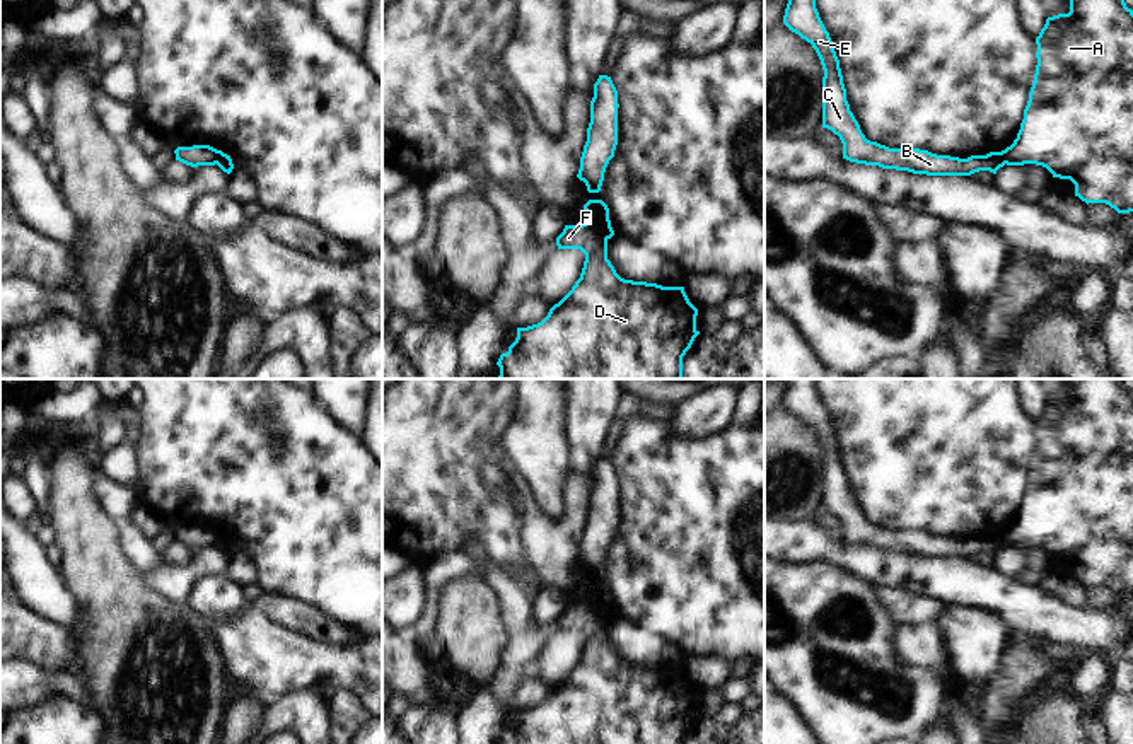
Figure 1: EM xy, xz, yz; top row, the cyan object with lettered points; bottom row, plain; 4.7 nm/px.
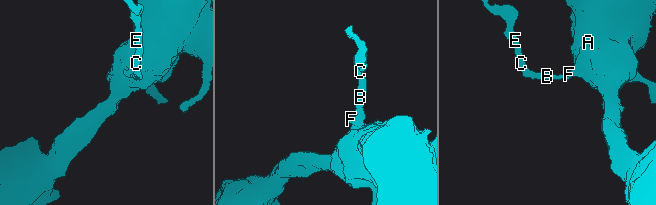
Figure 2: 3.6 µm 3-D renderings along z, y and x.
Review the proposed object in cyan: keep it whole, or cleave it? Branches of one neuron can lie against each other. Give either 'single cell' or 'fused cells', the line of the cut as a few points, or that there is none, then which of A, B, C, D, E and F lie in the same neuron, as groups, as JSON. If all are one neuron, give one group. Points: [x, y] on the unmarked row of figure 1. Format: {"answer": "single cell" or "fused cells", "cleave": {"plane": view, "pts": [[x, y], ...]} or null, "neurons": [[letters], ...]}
{"answer": "fused cells", "cleave": {"plane": "xz", "pts": [[587, 603], [606, 621]]}, "neurons": [["A", "D", "F"], ["B", "C", "E"]]}

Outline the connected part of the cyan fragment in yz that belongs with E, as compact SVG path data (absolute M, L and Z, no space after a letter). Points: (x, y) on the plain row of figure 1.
M788 379L783 406L811 425L821 442L824 452L822 510L840 519L843 526L843 541L927 558L971 558L979 553L996 556L996 553L1005 548L1000 534L959 541L920 531L889 531L867 522L850 493L840 442L816 391L816 379Z

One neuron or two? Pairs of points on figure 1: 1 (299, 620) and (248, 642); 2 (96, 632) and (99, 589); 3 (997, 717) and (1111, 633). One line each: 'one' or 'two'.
1: two
2: one
3: two

